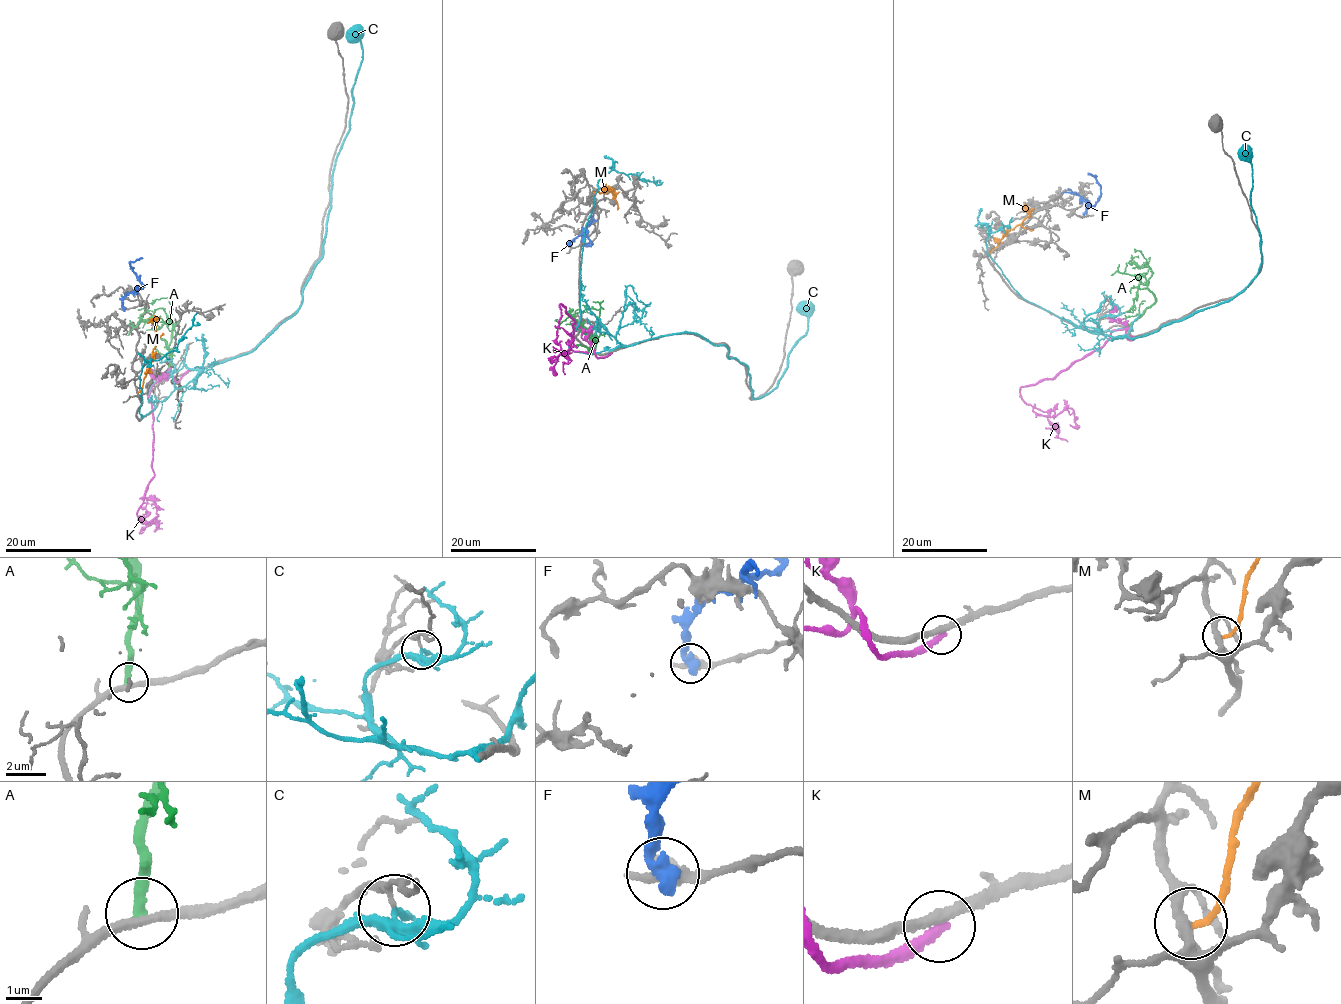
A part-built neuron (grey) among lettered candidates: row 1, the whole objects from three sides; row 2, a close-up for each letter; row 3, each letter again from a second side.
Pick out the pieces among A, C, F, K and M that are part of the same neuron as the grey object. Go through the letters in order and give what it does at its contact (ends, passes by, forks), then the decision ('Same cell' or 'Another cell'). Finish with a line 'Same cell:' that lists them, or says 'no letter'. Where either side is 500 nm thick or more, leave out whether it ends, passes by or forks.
A: It ends there. Another cell
C: It forks there. Another cell
F: It ends there. Another cell
K: It ends there. Another cell
M: It ends there. Another cell
Same cell: no letter

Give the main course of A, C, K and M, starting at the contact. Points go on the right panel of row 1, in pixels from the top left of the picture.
A: (1127, 329), (1155, 301), (1155, 295), (1147, 284), (1150, 268), (1136, 263), (1140, 267), (1134, 268)
C: (1110, 314), (1097, 326), (1122, 337), (1111, 340), (1145, 336), (1228, 301), (1257, 274), (1261, 239), (1242, 144)
K: (1131, 336), (1132, 329), (1114, 330), (1053, 379), (1020, 388), (1043, 415), (1073, 410), (1070, 424)
M: (990, 252), (999, 239), (1027, 217), (1027, 209), (1021, 205)

